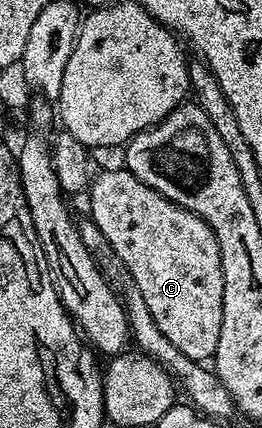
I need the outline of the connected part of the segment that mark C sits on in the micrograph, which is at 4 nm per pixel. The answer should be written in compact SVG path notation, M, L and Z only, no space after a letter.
M123 166L112 168L109 172L101 171L92 182L91 189L86 196L87 200L88 208L92 211L89 212L90 218L98 226L98 230L102 230L106 242L110 242L112 253L126 266L126 270L134 278L138 290L142 290L142 299L146 301L146 307L150 309L154 322L158 322L158 330L162 330L162 334L166 334L166 338L170 342L174 342L174 346L178 346L178 350L182 350L182 354L186 354L191 360L211 361L218 350L218 334L222 334L222 294L224 293L222 290L222 258L218 250L216 236L212 233L212 227L190 210L186 210L182 206L170 202L162 194L158 194L158 190L150 190L150 186L146 186L146 182L138 182L138 178L134 178L134 174L130 174L128 169Z

